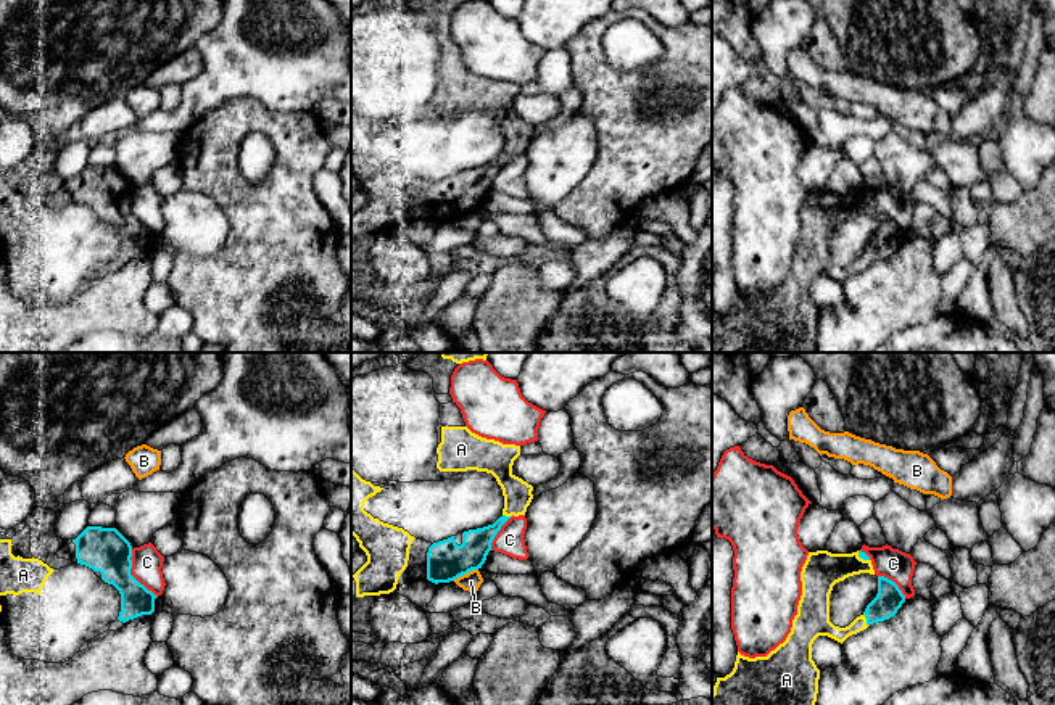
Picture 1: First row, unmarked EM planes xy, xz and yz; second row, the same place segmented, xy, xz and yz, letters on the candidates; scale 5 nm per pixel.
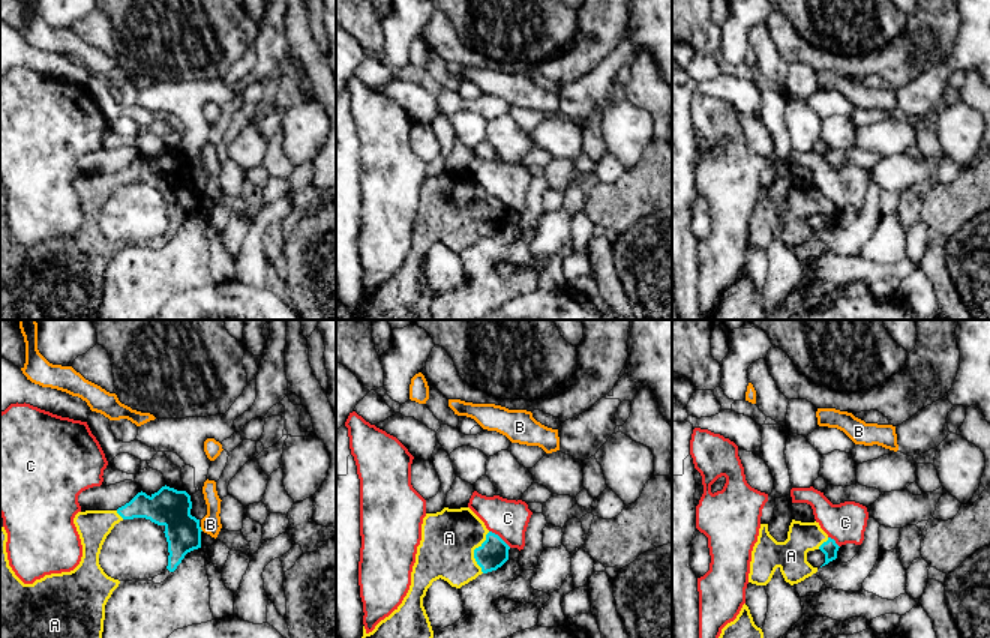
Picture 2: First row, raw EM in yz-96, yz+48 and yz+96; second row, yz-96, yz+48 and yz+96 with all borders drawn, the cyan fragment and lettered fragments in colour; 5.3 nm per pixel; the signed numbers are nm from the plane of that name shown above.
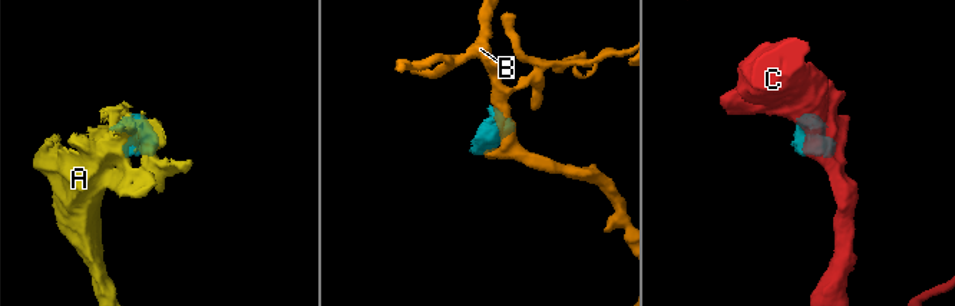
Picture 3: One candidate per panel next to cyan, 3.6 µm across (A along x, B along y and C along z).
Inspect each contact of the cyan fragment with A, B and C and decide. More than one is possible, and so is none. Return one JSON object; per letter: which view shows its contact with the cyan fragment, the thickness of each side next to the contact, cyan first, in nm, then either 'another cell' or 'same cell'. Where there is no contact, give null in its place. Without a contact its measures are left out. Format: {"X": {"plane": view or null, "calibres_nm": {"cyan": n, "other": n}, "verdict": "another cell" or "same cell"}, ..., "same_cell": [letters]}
{"A": {"plane": "yz", "calibres_nm": {"cyan": 140, "other": 130}, "verdict": "same cell"}, "B": {"plane": "xz", "calibres_nm": {"cyan": 200, "other": 90}, "verdict": "another cell"}, "C": {"plane": "xy", "calibres_nm": {"cyan": 220, "other": 160}, "verdict": "another cell"}, "same_cell": ["A"]}

